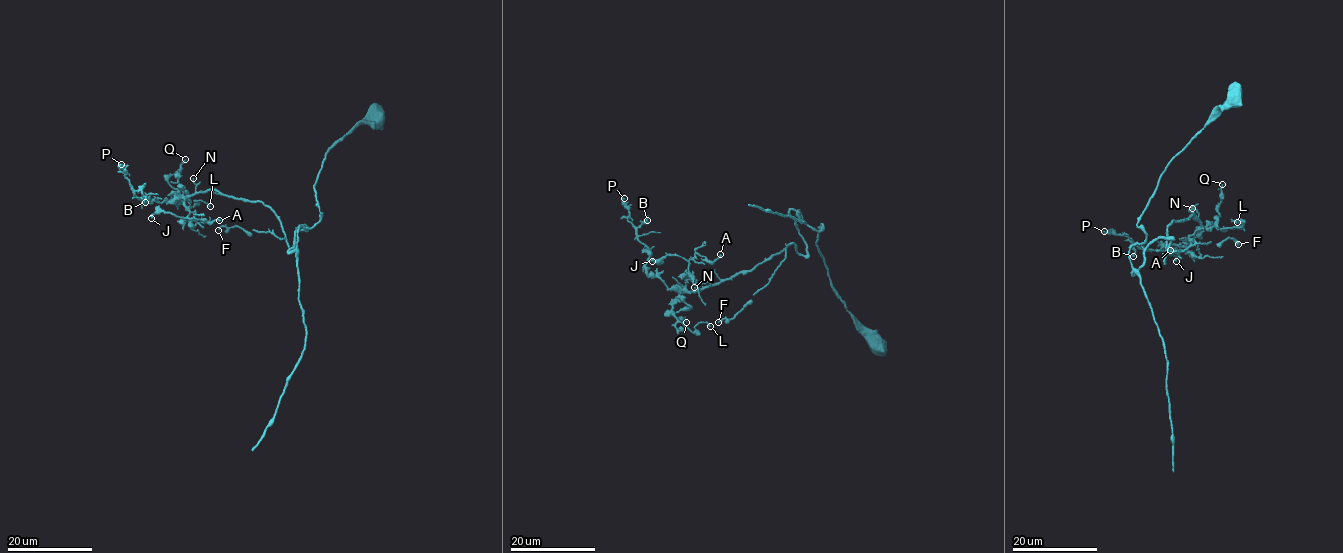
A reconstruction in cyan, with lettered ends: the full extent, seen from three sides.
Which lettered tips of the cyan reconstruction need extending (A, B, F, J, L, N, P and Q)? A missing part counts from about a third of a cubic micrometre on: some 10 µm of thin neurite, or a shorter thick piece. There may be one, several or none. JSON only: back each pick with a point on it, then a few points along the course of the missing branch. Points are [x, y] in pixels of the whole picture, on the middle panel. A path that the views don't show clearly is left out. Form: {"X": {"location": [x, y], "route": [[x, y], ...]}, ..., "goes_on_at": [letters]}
{"goes_on_at": []}

